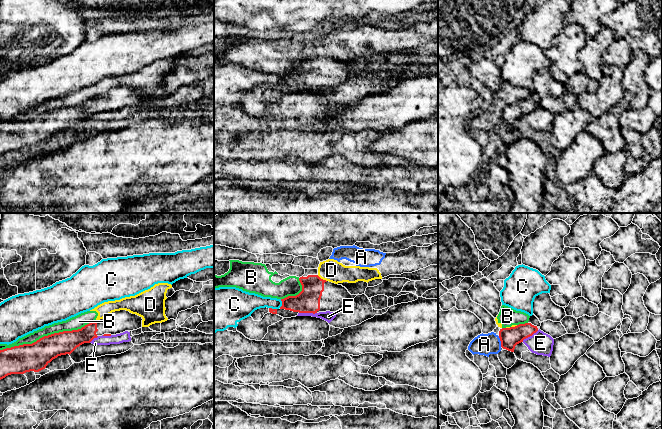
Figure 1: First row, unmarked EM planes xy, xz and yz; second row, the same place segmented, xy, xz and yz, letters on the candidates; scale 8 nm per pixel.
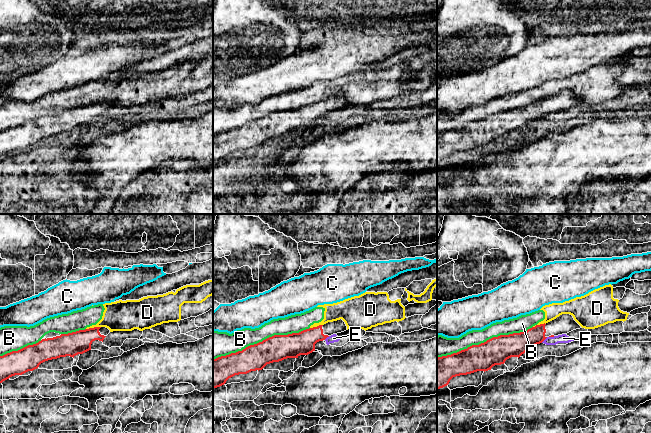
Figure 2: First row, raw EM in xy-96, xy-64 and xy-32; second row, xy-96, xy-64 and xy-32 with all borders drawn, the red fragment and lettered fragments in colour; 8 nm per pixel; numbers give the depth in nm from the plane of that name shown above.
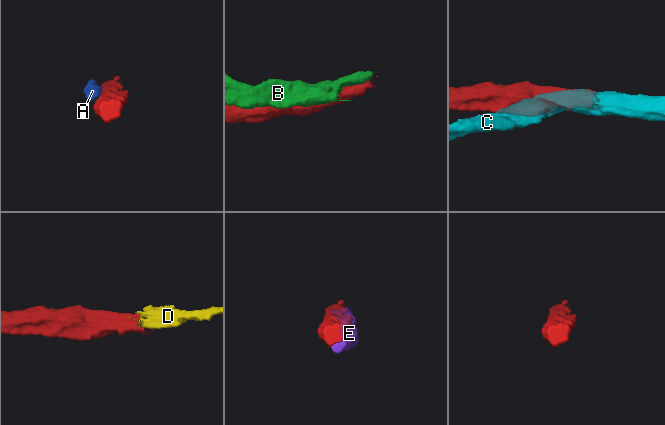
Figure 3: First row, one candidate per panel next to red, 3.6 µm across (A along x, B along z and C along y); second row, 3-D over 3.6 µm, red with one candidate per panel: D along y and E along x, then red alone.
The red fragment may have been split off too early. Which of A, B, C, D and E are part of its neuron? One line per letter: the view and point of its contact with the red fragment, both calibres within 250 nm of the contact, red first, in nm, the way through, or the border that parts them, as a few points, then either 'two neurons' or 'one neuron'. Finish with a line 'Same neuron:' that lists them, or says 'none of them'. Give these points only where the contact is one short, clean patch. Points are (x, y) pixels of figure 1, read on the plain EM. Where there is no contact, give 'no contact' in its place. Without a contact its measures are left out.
A: yz (500, 116) | 160/180 nm | along yz (498, 112), (501, 122) | two neurons
B: xy (48, 111) | 220/110 nm | two neurons
C: xz (282, 79) | 190/140 nm | two neurons
D: xz (322, 55) | 190/180 nm | along xz (317, 51), (326, 57) | two neurons
E: xz (308, 88) | 190/90 nm | two neurons
Same neuron: none of them

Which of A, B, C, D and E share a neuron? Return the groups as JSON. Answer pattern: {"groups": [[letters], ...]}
{"groups": [["A", "B", "D"], ["C"], ["E"]]}

